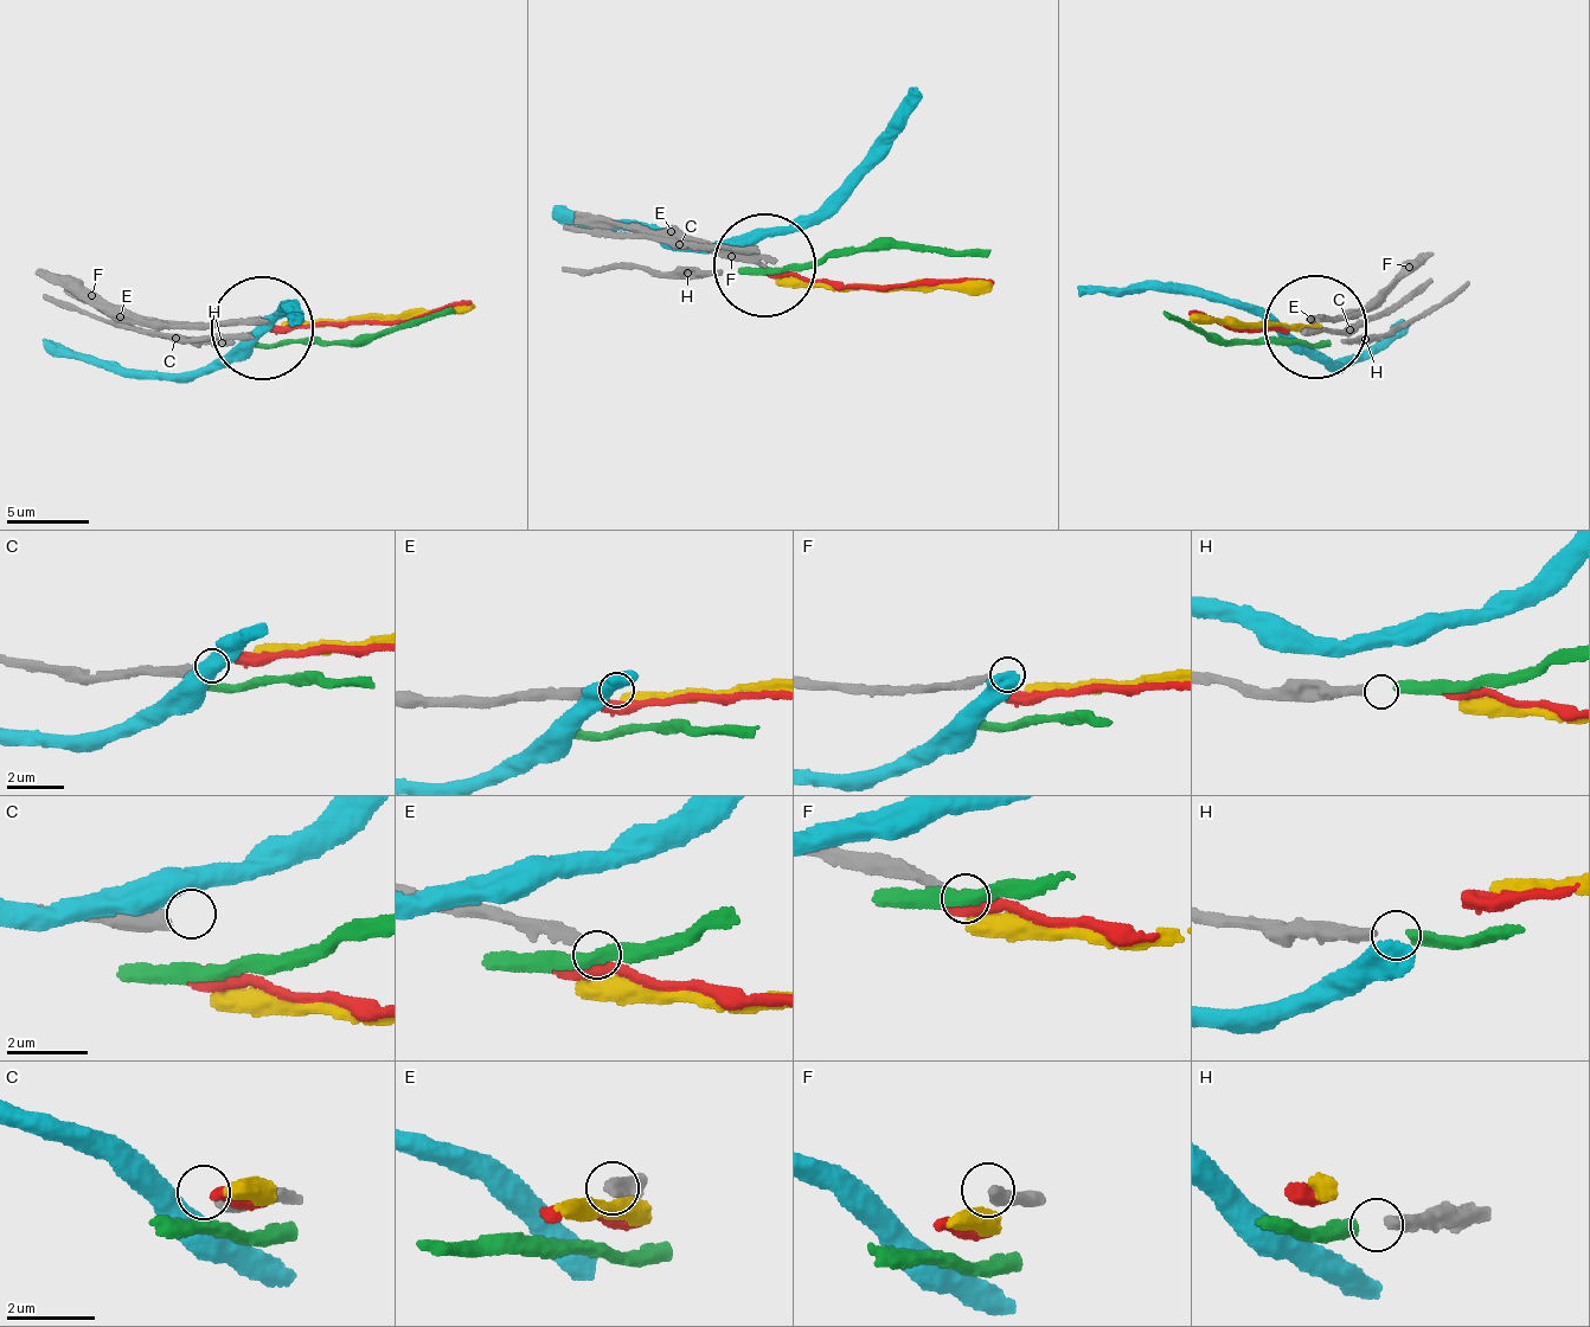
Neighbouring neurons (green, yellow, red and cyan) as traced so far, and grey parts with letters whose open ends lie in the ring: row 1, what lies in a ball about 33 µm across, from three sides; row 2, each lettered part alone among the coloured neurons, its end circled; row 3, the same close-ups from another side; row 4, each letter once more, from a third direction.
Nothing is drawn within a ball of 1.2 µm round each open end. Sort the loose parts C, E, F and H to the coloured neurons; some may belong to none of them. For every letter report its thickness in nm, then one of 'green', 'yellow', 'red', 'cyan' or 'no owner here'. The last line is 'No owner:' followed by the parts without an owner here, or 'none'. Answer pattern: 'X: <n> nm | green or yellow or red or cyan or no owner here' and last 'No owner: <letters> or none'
C: 400 nm | no owner here
E: 300 nm | no owner here
F: 280 nm | no owner here
H: 320 nm | green
No owner: C, E, F

